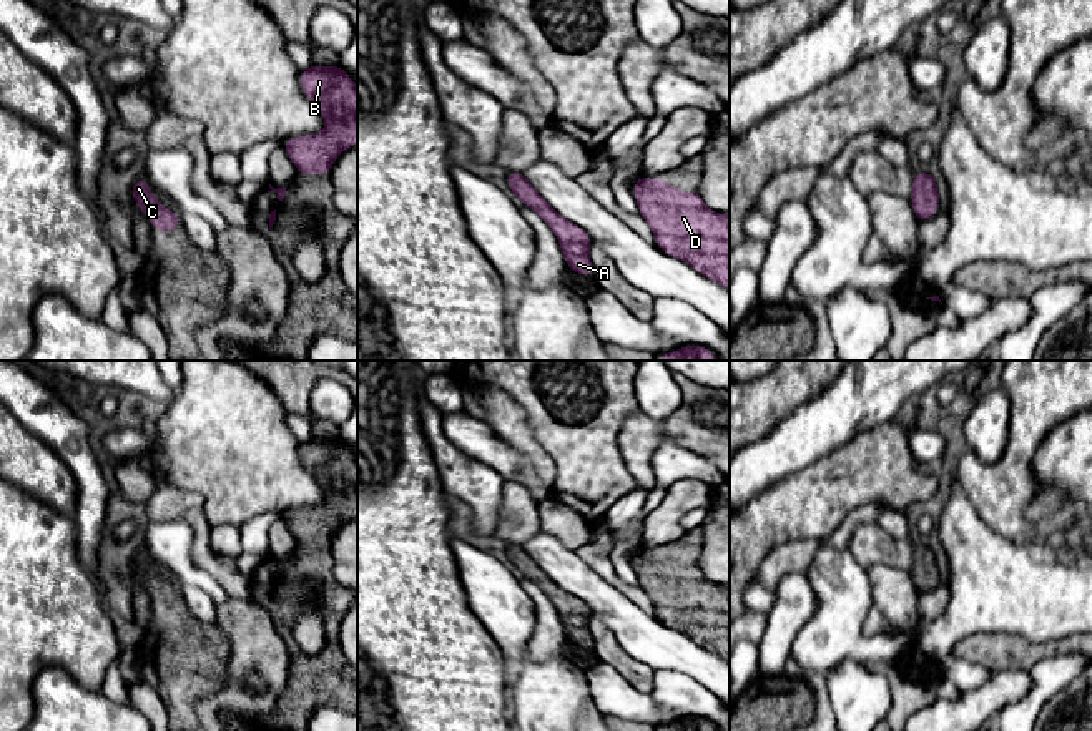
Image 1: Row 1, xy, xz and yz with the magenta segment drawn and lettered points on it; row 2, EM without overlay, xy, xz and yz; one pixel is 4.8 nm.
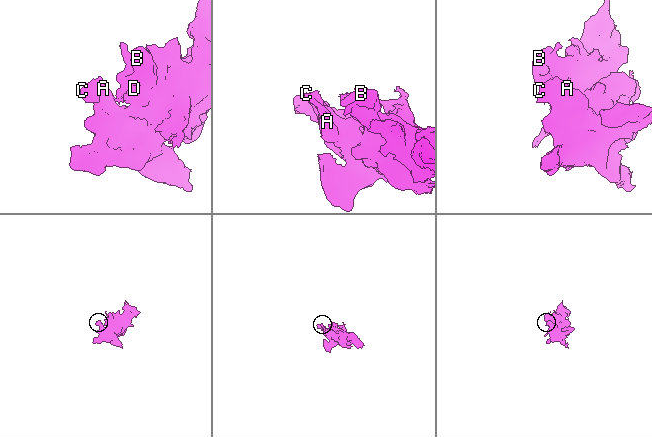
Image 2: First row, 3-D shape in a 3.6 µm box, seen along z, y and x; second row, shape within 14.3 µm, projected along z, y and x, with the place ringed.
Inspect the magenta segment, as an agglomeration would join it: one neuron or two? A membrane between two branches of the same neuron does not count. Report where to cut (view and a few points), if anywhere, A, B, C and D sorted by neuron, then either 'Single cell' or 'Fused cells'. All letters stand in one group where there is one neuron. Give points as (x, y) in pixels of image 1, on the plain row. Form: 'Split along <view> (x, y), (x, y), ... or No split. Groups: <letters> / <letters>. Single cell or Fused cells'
No split. Groups: A B C D. Single cell

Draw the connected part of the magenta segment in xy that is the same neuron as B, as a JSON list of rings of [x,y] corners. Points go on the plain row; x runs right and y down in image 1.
[[[312,435],[298,452],[304,467],[316,473],[326,490],[326,500],[317,507],[284,512],[283,522],[298,547],[331,547],[336,530],[357,517],[357,459],[341,437]]]

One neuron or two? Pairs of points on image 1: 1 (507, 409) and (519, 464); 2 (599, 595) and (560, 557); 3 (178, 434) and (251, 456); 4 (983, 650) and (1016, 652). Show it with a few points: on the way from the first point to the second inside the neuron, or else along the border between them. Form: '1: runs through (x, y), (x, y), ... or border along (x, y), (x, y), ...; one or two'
1: border along (489, 422), (527, 461), (539, 482); two
2: runs through (589, 585), (570, 567); one
3: runs through (196, 436), (223, 437), (233, 447); one
4: runs through (991, 650), (1008, 652); one

